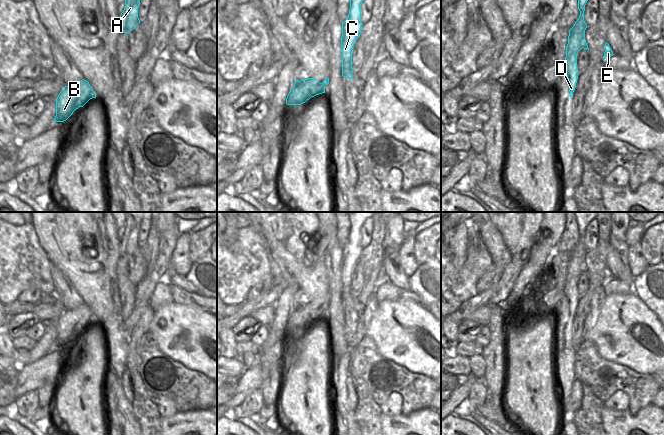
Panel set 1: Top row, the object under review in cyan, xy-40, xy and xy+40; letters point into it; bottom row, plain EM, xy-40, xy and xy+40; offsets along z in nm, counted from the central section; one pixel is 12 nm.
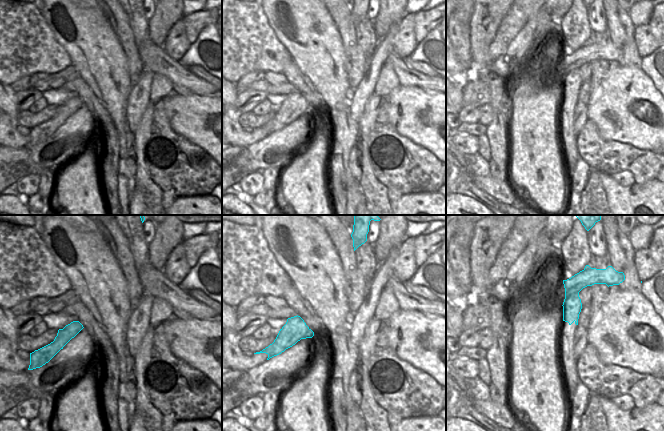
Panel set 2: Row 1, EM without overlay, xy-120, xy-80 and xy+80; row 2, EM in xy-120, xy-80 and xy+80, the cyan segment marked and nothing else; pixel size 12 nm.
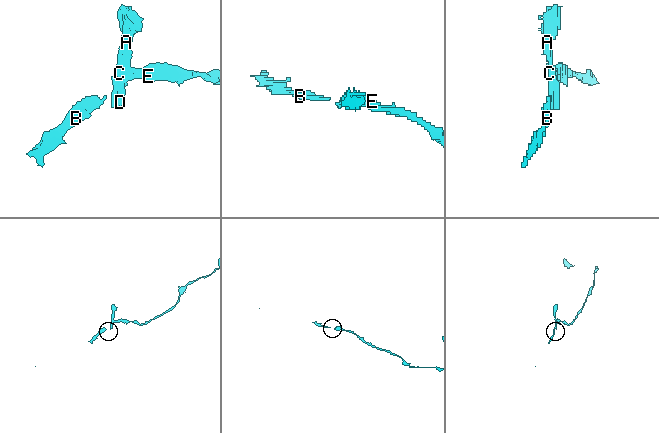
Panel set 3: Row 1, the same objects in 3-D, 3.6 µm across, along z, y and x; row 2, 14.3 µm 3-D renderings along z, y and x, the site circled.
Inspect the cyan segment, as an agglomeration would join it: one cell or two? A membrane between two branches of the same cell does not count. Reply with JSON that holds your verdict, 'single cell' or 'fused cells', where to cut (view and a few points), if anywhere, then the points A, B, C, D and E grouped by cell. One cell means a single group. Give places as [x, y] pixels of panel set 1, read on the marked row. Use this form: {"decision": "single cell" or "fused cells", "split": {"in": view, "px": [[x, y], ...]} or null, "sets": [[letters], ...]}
{"decision": "fused cells", "split": {"in": "xy+40", "px": [[566, 56], [567, 60], [565, 63]]}, "sets": [["A", "C", "D"], ["B", "E"]]}

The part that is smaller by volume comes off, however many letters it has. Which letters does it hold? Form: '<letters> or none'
A, C, D

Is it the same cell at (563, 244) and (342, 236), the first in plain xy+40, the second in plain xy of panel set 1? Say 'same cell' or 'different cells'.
same cell

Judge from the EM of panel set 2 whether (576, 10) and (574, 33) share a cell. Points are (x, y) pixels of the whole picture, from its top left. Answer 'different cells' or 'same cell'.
same cell

